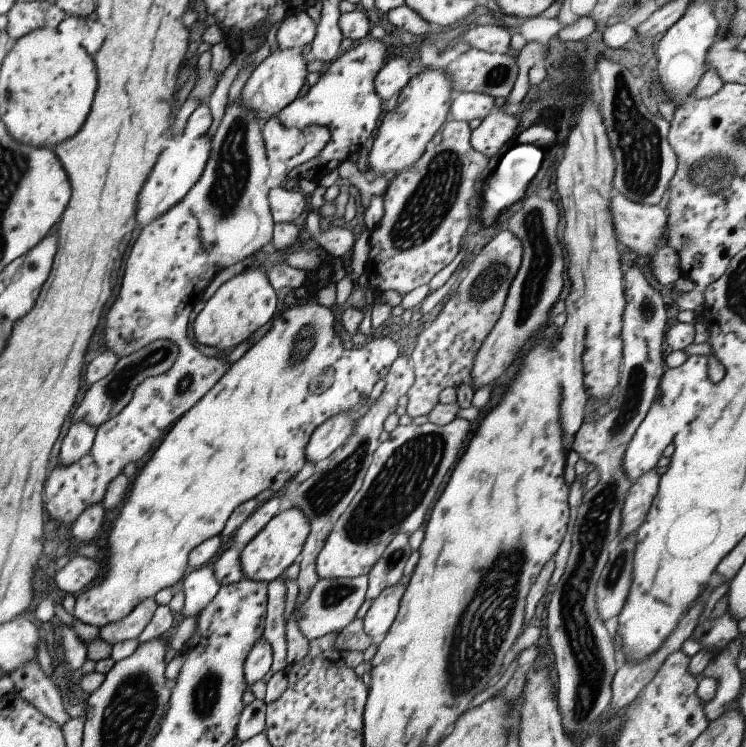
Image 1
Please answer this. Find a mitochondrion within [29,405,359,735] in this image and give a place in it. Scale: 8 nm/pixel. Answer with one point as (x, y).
(206, 694)

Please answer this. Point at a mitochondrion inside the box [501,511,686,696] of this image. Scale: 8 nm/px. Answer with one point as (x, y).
(614, 572)

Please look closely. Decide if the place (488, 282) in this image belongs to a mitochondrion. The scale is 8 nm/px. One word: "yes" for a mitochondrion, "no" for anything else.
yes

